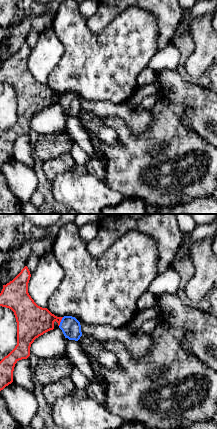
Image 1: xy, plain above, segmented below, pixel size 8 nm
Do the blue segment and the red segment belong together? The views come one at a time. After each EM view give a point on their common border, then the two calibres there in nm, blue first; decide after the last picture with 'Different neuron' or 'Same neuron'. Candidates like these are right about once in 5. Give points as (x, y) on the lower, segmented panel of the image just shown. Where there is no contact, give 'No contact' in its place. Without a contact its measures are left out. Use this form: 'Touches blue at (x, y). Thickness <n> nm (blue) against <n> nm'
Touches blue at (61, 321). Thickness 160 nm (blue) against 260 nm

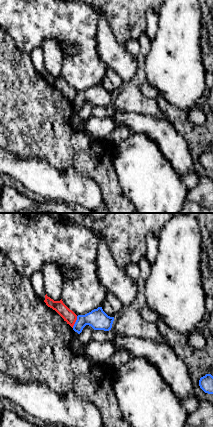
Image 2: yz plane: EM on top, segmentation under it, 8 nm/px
Touches blue at (75, 322). Thickness 160 nm (blue) against 100 nm

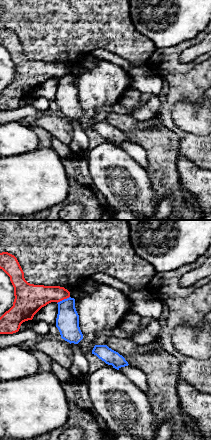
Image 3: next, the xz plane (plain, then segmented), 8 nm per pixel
Touches blue at (64, 299). Thickness 190 nm (blue) against 200 nm

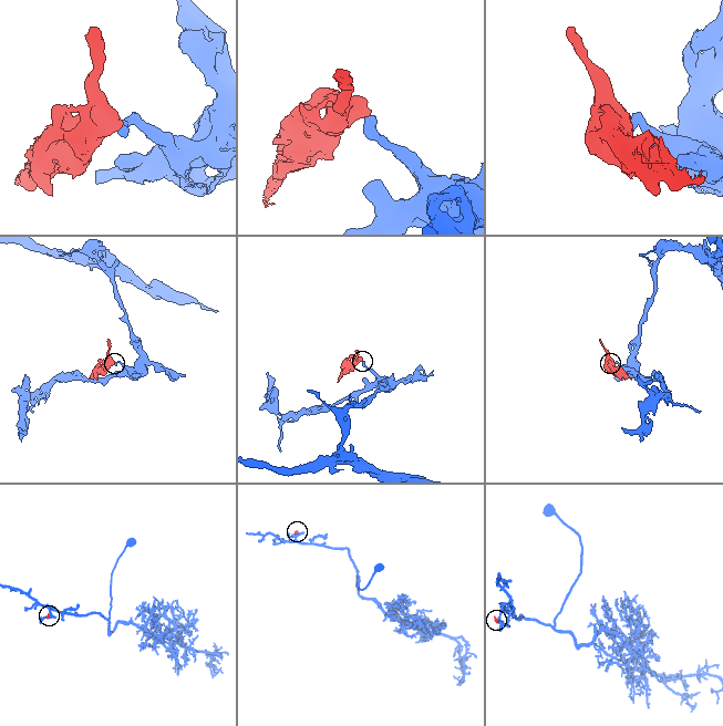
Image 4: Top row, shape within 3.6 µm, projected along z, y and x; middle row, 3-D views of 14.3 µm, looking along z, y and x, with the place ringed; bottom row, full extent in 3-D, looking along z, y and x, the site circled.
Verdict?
Different neuron

